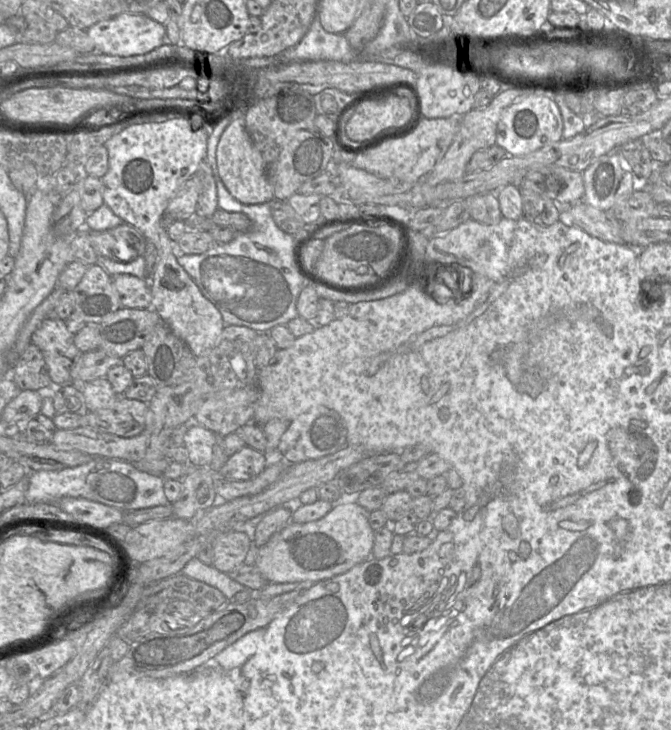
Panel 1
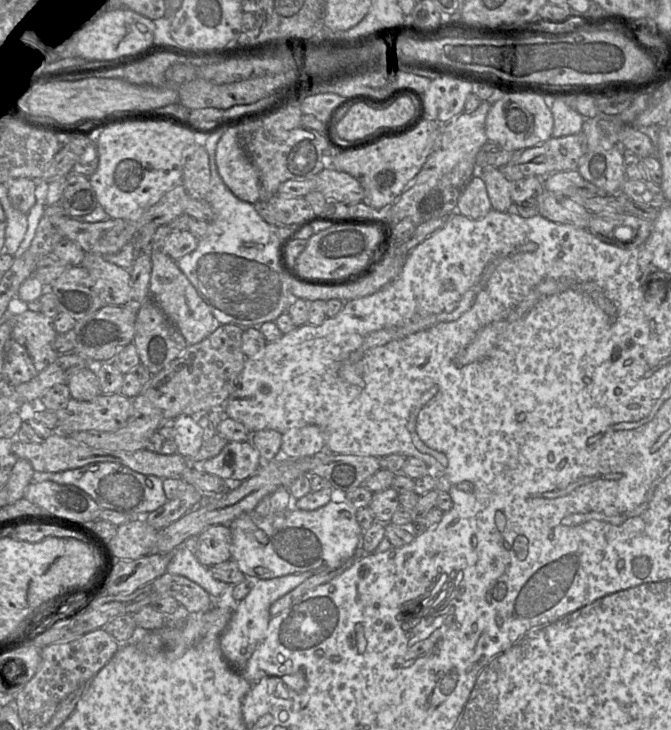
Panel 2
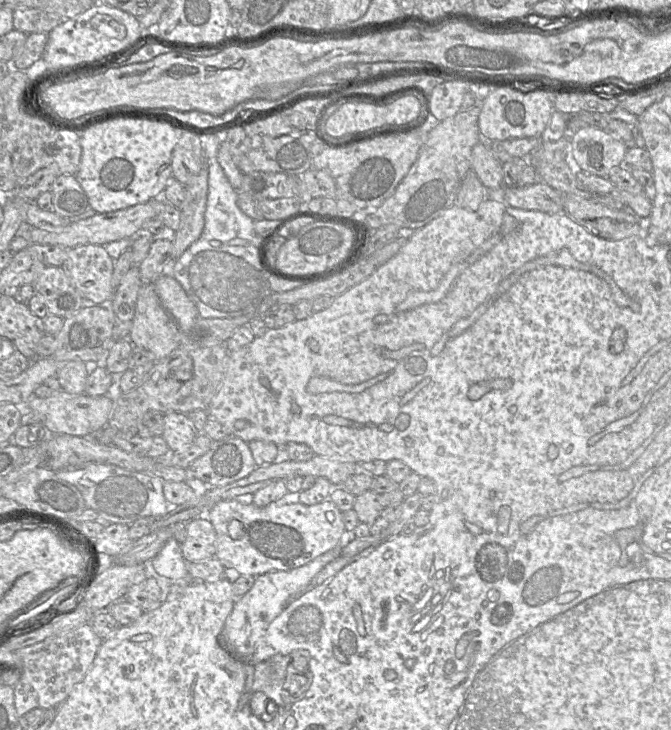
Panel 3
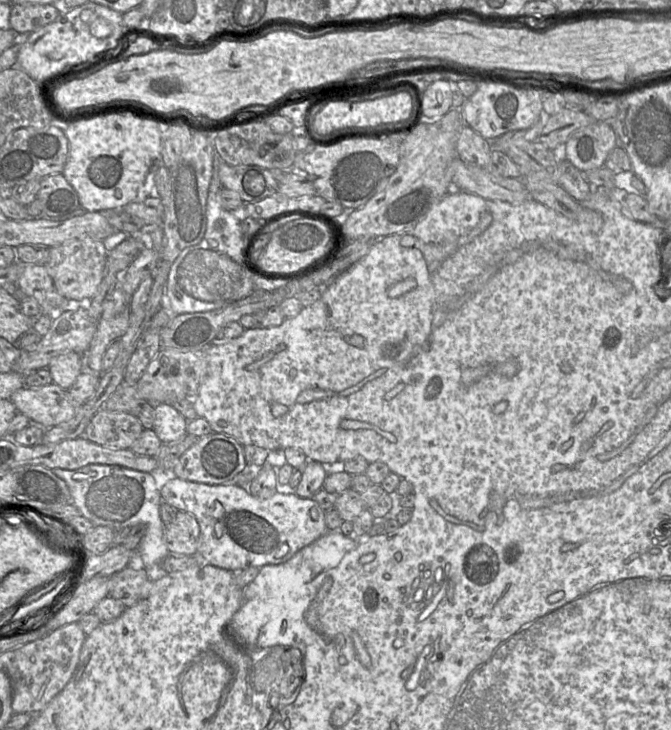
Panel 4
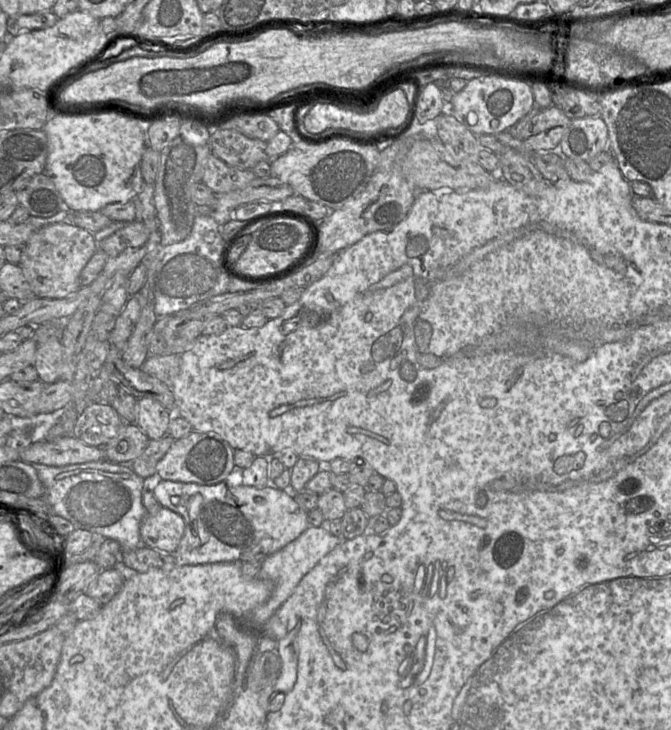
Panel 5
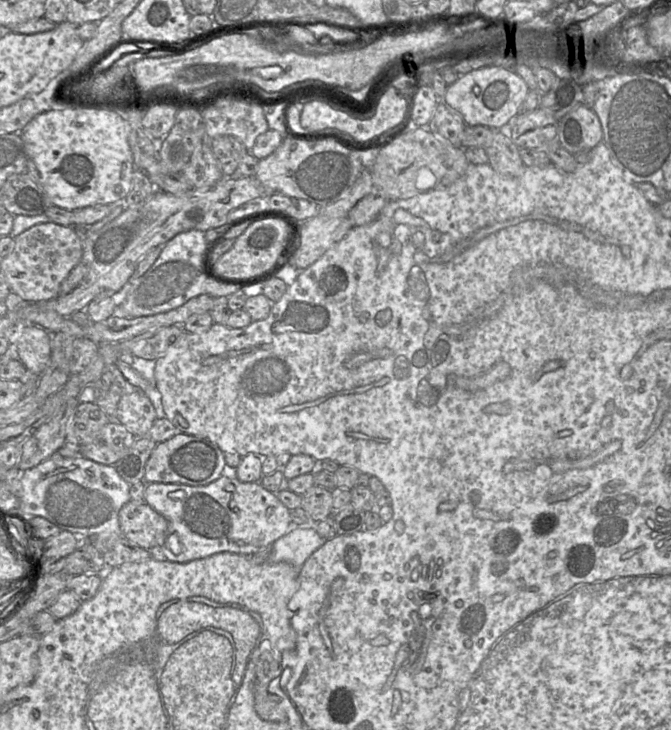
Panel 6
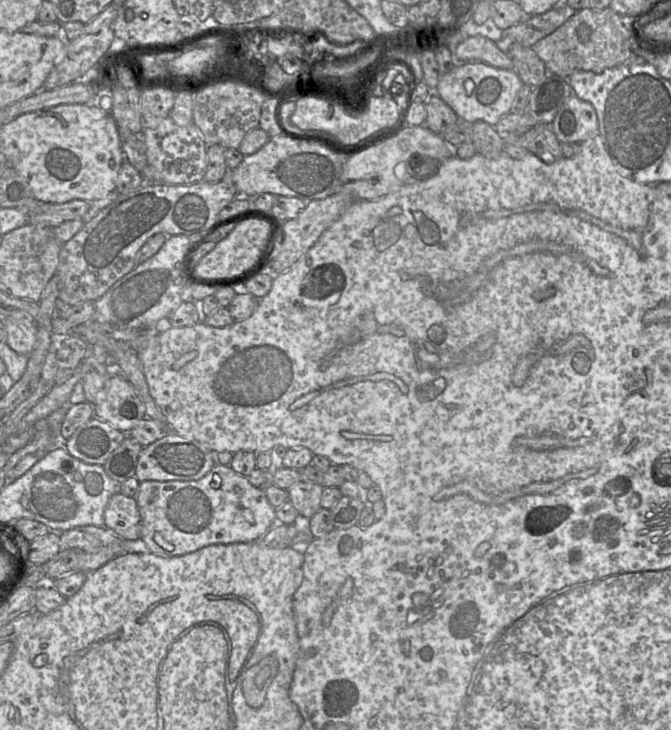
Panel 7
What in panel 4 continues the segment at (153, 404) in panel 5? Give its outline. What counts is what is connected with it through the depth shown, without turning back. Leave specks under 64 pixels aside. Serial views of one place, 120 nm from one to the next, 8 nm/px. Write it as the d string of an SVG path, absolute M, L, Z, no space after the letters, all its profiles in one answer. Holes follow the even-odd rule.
M155 404L155 420L152 430L162 443L181 440L187 433L187 422L172 405Z

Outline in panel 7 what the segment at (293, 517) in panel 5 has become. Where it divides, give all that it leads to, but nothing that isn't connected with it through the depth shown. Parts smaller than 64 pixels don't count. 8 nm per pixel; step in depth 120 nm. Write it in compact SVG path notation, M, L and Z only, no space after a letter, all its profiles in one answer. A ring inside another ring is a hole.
M219 463L196 481L142 481L135 500L141 516L141 539L150 553L161 557L179 557L211 545L255 542L278 523L275 508L268 501L265 492L253 486L229 465Z

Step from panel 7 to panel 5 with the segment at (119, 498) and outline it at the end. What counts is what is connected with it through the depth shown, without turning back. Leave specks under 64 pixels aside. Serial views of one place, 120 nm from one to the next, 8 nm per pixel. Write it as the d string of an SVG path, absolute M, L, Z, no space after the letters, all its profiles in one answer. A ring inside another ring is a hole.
M161 507L156 514L146 514L140 526L140 537L146 547L175 552L184 531L183 517L168 508Z

